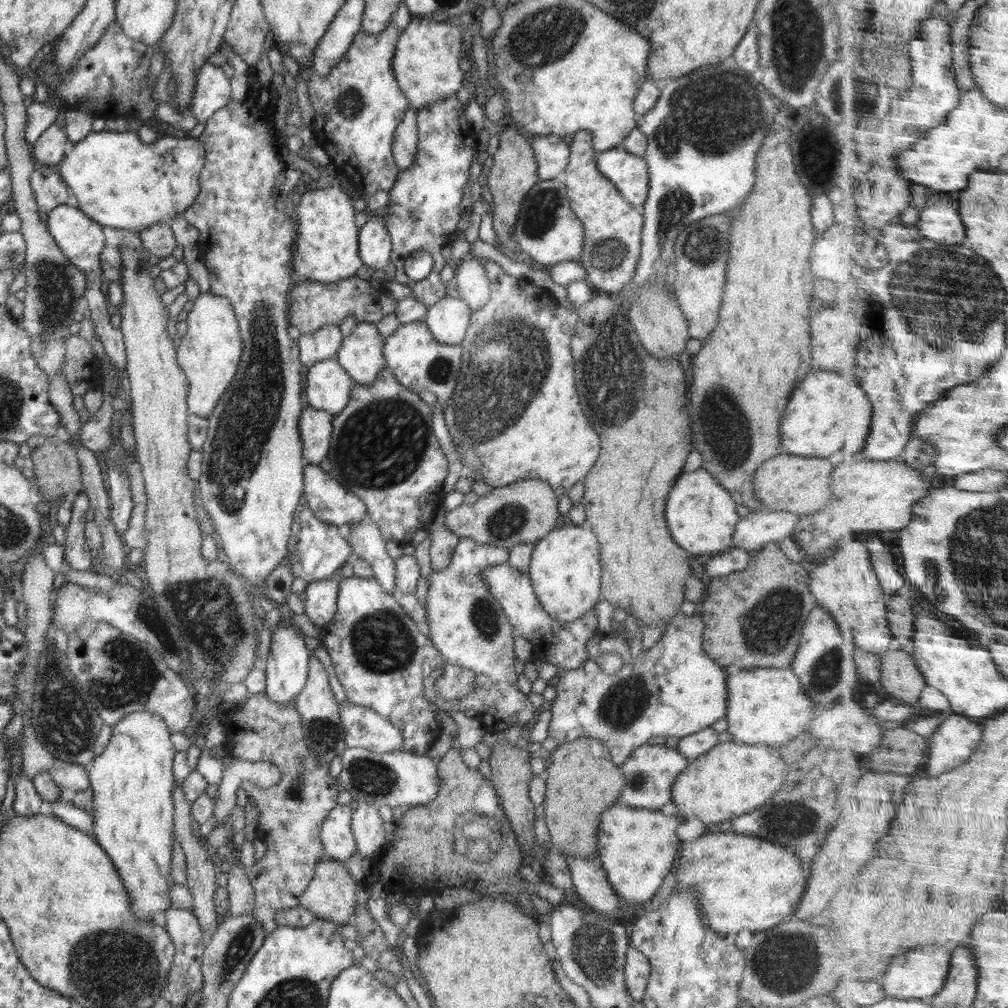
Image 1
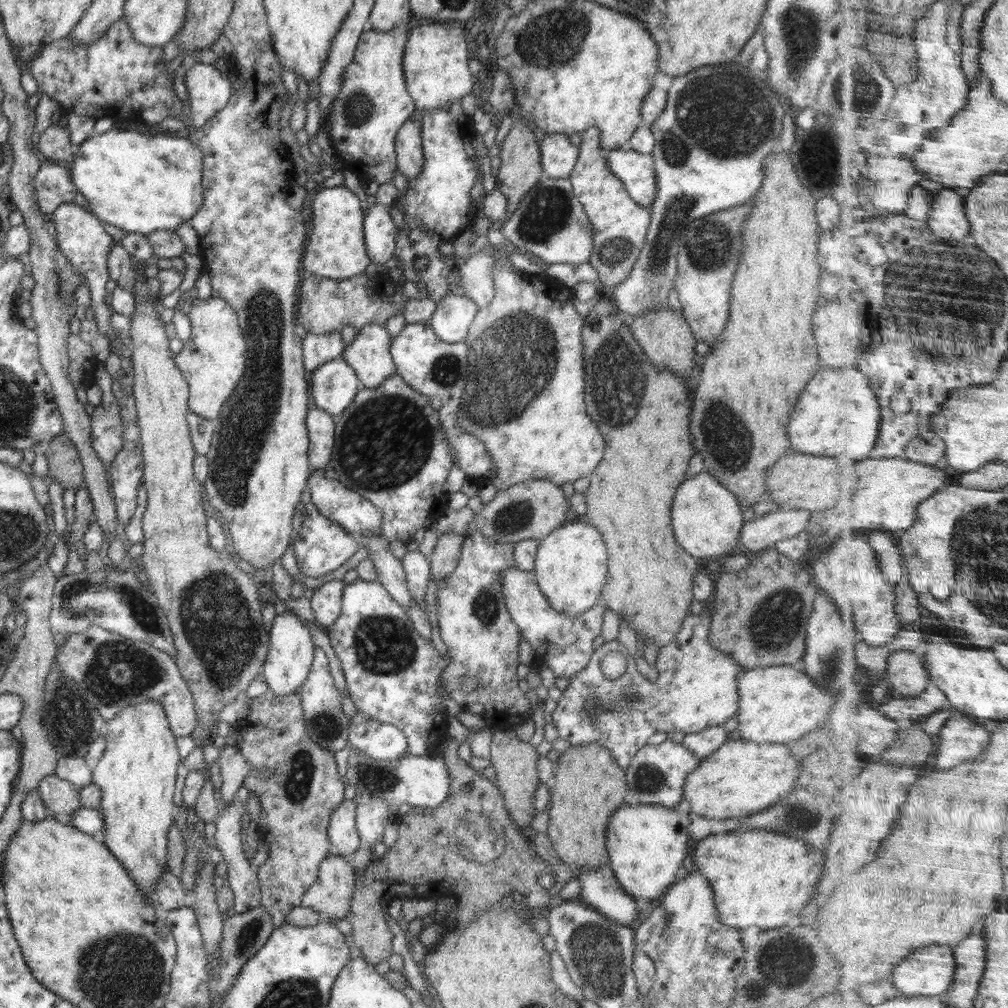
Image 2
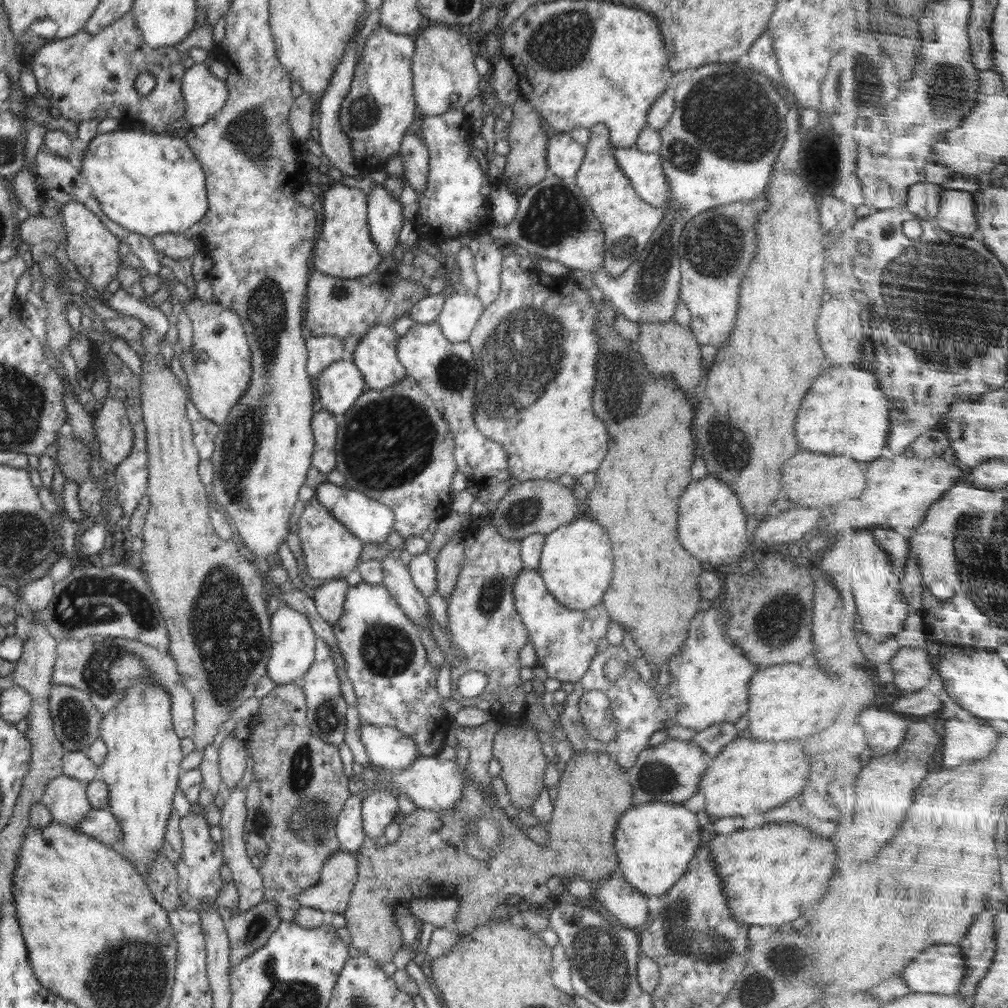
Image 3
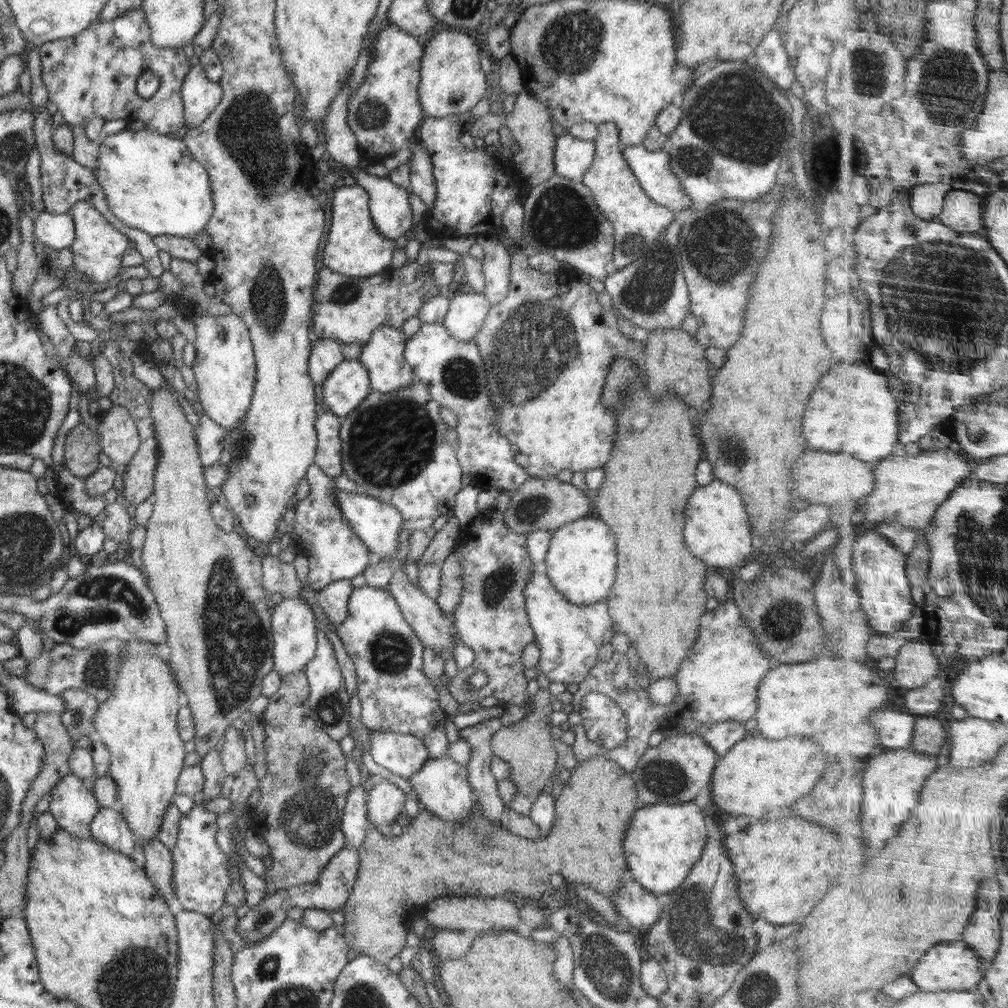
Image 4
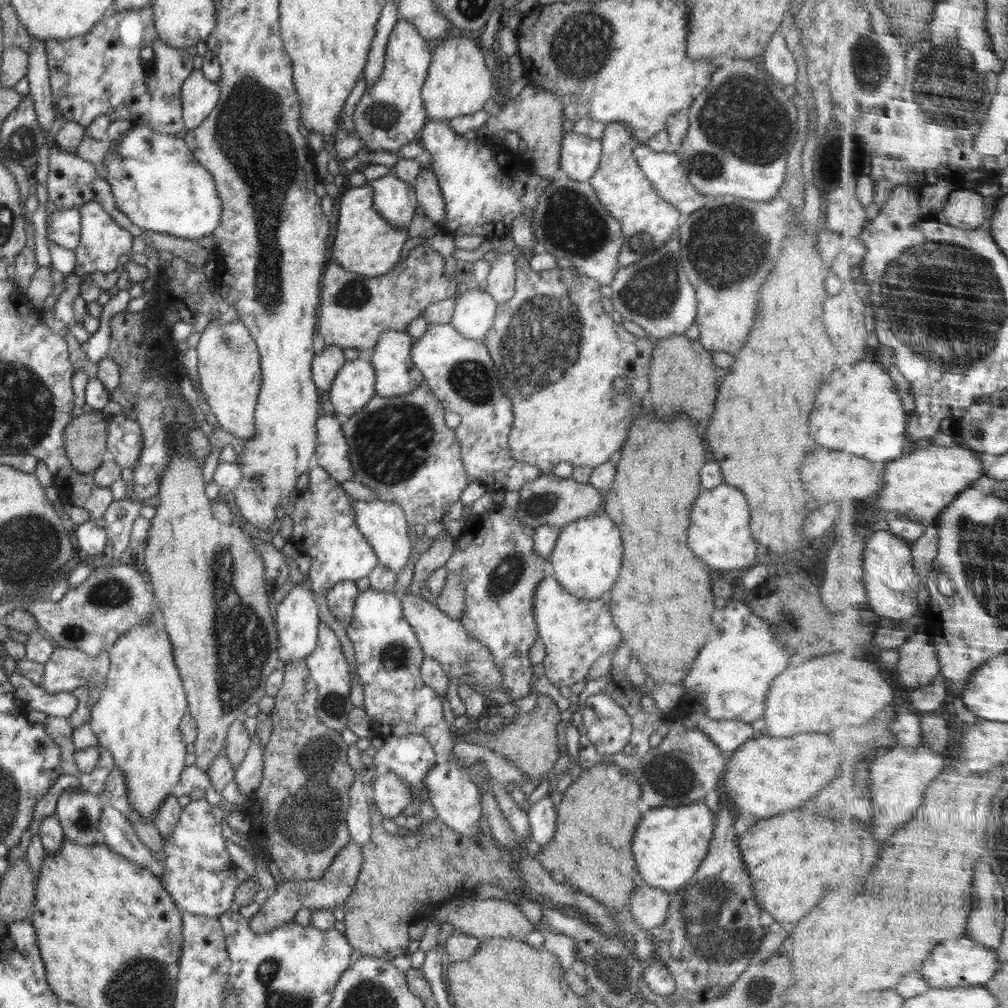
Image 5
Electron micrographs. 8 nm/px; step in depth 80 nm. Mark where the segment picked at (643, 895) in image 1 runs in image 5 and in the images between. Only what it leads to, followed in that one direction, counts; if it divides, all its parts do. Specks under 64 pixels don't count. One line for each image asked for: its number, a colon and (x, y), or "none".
2: (647, 844)
3: (655, 842)
4: (663, 842)
5: (670, 843)

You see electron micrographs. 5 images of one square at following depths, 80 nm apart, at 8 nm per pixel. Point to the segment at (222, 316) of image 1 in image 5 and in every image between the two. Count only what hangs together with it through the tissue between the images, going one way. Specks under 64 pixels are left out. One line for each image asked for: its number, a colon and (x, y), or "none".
2: (213, 361)
3: (219, 368)
4: (225, 369)
5: (230, 377)

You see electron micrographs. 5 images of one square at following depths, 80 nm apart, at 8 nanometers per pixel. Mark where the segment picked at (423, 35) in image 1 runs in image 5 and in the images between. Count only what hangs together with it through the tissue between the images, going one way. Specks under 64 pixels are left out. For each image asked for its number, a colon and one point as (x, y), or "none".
2: (435, 62)
3: (444, 78)
4: (451, 82)
5: (458, 82)

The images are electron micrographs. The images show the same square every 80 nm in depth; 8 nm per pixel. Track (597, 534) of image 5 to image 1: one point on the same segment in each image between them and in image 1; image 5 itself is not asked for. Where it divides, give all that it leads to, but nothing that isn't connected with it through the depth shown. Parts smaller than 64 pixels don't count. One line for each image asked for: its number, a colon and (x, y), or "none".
1: (565, 569)
2: (571, 569)
3: (576, 562)
4: (581, 560)

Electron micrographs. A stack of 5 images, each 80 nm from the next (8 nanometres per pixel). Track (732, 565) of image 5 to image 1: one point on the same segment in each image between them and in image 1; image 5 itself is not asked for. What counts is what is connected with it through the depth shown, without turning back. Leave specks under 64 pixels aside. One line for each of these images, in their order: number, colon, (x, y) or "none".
1: (701, 516)
2: (706, 519)
3: (711, 523)
4: (716, 528)

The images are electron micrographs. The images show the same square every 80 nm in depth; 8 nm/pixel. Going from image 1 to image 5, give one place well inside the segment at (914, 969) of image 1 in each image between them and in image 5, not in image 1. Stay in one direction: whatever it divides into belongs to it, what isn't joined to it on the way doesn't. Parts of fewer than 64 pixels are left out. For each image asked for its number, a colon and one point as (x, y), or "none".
2: (930, 972)
3: (943, 970)
4: (954, 966)
5: (965, 962)

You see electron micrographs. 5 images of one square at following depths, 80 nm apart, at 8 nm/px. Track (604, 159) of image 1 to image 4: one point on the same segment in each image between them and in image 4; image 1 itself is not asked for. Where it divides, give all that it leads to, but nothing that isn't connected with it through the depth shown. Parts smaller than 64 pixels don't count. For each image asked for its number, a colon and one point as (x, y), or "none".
2: (636, 170)
3: (645, 171)
4: (652, 170)

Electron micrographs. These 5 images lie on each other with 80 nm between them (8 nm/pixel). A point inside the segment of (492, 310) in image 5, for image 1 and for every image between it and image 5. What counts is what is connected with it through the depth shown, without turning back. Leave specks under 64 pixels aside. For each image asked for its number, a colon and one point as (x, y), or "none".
1: (448, 320)
2: (454, 314)
3: (460, 313)
4: (468, 310)

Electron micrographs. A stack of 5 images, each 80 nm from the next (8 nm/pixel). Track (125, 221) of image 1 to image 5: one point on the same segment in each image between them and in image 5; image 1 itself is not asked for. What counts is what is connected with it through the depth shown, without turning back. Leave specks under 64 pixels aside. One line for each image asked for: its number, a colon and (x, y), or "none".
2: (140, 183)
3: (153, 183)
4: (151, 182)
5: (157, 182)

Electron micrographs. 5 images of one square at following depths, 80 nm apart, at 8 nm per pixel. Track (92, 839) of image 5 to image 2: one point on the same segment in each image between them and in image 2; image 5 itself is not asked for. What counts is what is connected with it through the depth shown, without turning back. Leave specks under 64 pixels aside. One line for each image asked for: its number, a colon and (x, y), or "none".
2: (63, 799)
3: (65, 798)
4: (73, 806)

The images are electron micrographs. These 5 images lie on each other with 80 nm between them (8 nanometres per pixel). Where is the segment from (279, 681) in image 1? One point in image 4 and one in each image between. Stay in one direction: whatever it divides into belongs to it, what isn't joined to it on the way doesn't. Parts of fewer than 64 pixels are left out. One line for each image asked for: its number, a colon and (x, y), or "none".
2: (288, 661)
3: (293, 641)
4: (293, 623)

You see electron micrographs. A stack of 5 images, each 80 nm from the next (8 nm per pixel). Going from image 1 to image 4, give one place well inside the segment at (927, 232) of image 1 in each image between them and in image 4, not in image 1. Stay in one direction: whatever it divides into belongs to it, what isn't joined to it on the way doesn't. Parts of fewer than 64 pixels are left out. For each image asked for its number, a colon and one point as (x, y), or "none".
2: (948, 219)
3: (958, 215)
4: (964, 211)

